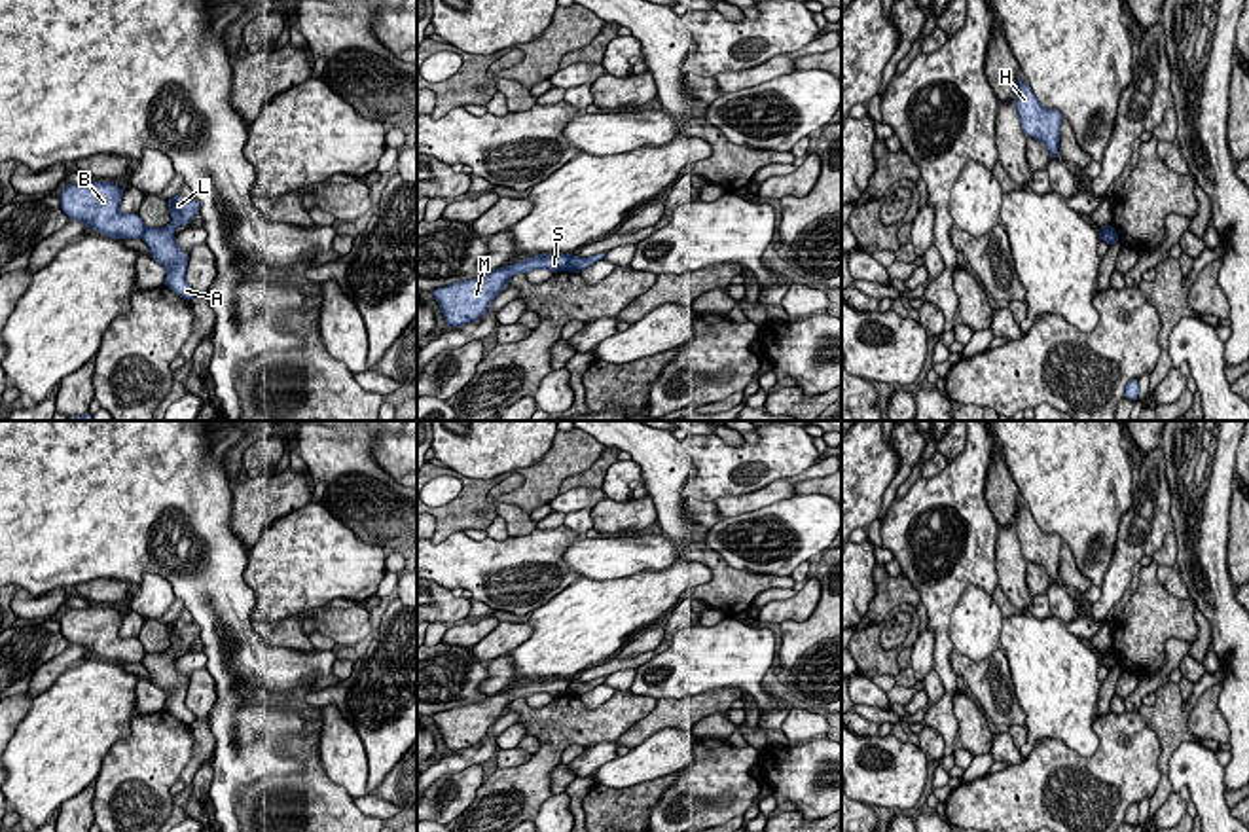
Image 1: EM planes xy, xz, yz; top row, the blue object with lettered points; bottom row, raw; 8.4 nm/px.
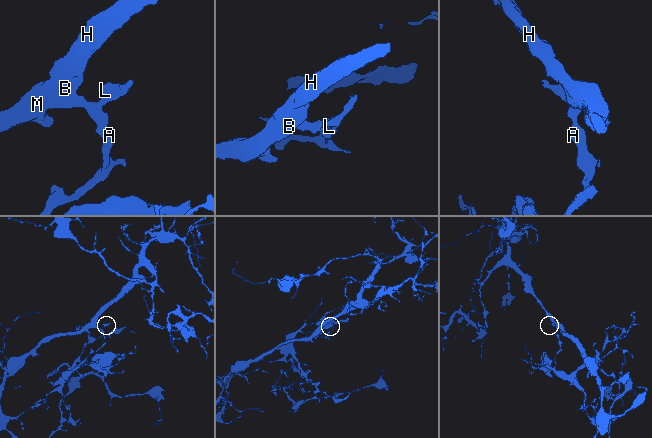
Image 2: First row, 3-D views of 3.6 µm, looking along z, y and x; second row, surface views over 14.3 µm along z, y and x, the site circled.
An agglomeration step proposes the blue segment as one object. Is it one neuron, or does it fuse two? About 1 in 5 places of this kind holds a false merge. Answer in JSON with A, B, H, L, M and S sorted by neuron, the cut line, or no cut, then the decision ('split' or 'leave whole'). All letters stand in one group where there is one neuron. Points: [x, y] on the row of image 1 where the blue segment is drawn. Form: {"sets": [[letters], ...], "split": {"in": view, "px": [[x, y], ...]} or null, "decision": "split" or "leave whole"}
{"sets": [["A", "L"], ["B", "H", "M", "S"]], "split": {"in": "xz", "px": [[571, 254], [565, 270]]}, "decision": "split"}

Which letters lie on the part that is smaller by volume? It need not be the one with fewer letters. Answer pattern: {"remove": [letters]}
{"remove": ["A", "L"]}

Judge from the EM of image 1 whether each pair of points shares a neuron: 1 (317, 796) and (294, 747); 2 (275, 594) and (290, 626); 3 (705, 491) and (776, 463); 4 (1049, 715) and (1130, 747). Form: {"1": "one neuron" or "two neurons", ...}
{"1": "one neuron", "2": "two neurons", "3": "one neuron", "4": "two neurons"}

